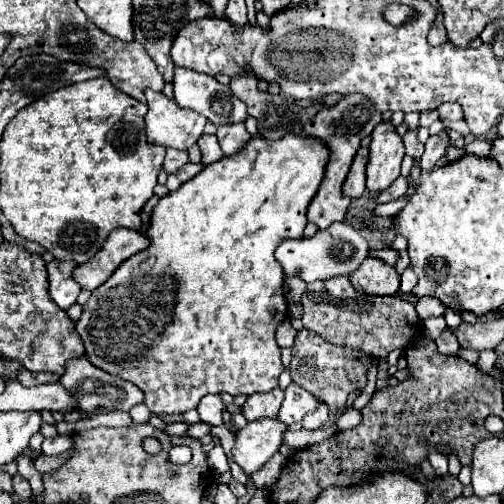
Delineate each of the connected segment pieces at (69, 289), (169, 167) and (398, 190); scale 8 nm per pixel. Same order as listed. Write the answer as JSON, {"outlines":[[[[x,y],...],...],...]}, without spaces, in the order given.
{"outlines":[[[[52,260],[50,264],[46,264],[48,280],[50,280],[50,298],[62,310],[68,310],[76,302],[76,296],[82,290],[80,284],[72,278],[74,268],[76,268],[76,264],[72,264],[72,262]]],[[[174,148],[166,150],[166,160],[164,160],[164,170],[166,174],[180,170],[188,162],[188,152],[176,152]]],[[[400,176],[390,188],[386,188],[384,192],[378,194],[378,202],[390,202],[390,200],[396,200],[396,198],[404,196],[406,190],[408,190],[408,178]]]]}

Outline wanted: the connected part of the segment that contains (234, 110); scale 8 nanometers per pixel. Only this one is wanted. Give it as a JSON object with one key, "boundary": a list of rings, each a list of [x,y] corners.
{"boundary":[[[174,68],[174,100],[182,108],[204,114],[214,126],[244,122],[246,104],[228,90],[222,94],[222,84],[206,74],[188,68]]]}

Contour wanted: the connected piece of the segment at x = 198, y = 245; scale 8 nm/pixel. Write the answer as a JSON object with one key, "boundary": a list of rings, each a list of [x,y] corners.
{"boundary":[[[286,134],[280,140],[266,140],[262,136],[252,136],[240,152],[232,156],[224,156],[214,164],[208,164],[200,174],[196,174],[192,180],[188,180],[184,186],[178,190],[170,192],[168,196],[160,198],[152,212],[150,228],[148,228],[148,238],[150,246],[126,262],[122,262],[116,272],[102,284],[98,286],[90,300],[84,306],[82,318],[76,322],[76,330],[84,342],[86,348],[86,358],[102,368],[108,374],[120,376],[128,382],[134,382],[146,396],[144,404],[148,410],[156,416],[162,414],[182,414],[186,410],[194,410],[200,402],[202,396],[206,394],[218,394],[218,392],[228,392],[232,396],[238,394],[256,394],[256,392],[268,392],[278,386],[278,376],[284,372],[284,366],[280,362],[280,346],[276,344],[276,326],[286,318],[286,298],[284,298],[284,270],[280,268],[280,262],[276,260],[274,252],[284,240],[300,240],[302,232],[308,224],[306,220],[306,210],[316,196],[320,182],[324,180],[324,170],[328,164],[330,150],[328,146],[314,138],[314,136],[298,136],[298,134]]]}

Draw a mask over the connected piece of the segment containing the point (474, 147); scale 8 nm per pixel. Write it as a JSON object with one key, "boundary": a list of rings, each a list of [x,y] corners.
{"boundary":[[[475,140],[465,145],[464,149],[467,154],[474,154],[482,157],[489,157],[492,149],[492,141]]]}

